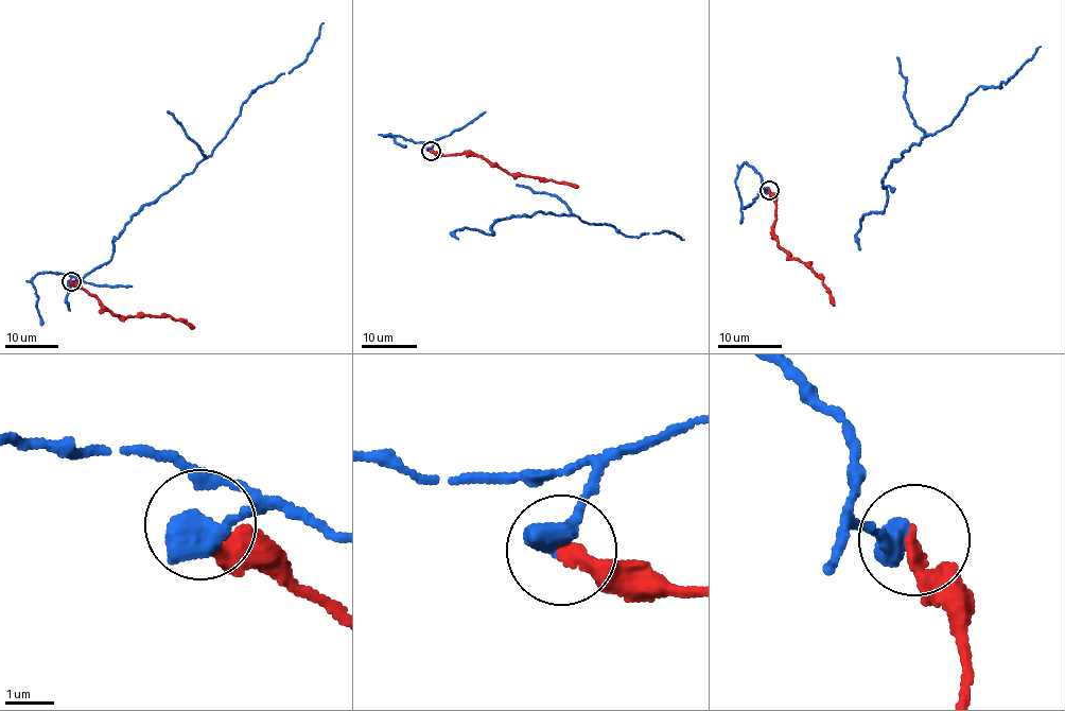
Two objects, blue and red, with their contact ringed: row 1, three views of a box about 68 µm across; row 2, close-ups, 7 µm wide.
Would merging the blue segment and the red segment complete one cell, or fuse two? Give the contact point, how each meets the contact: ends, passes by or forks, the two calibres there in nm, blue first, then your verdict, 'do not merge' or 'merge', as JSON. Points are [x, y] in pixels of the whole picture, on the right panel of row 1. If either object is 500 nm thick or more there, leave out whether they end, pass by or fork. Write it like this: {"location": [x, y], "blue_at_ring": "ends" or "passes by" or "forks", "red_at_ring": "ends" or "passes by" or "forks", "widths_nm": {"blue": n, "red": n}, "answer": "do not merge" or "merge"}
{"location": [769, 190], "widths_nm": {"blue": 600, "red": 280}, "answer": "do not merge"}

